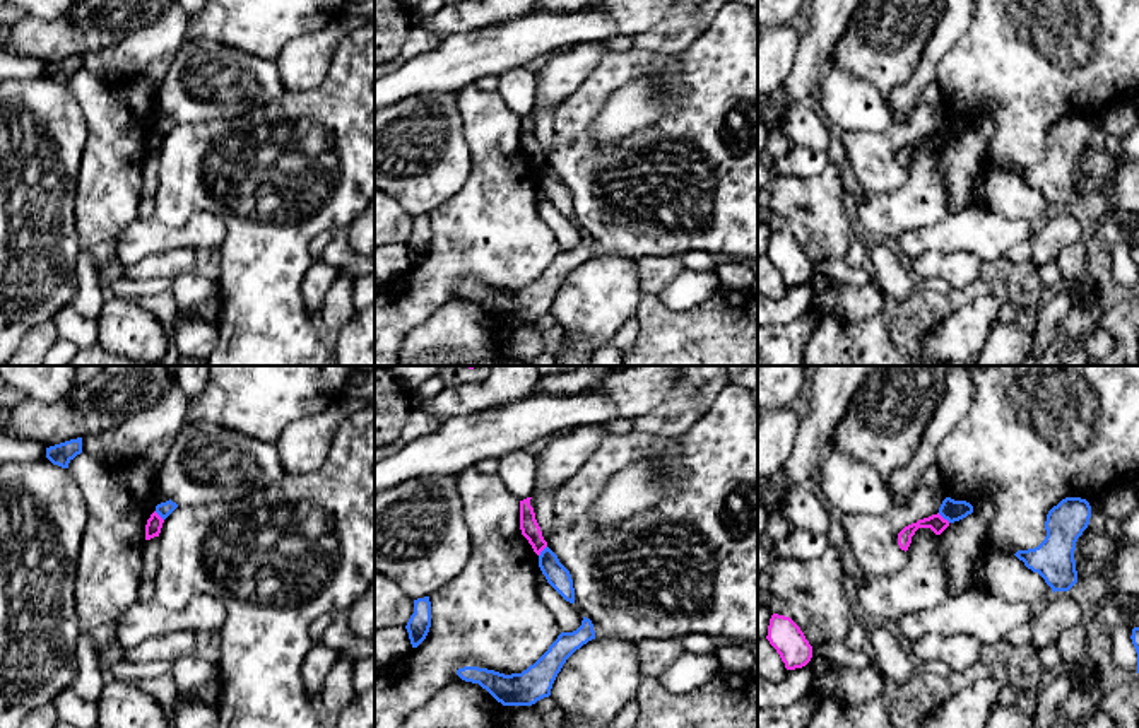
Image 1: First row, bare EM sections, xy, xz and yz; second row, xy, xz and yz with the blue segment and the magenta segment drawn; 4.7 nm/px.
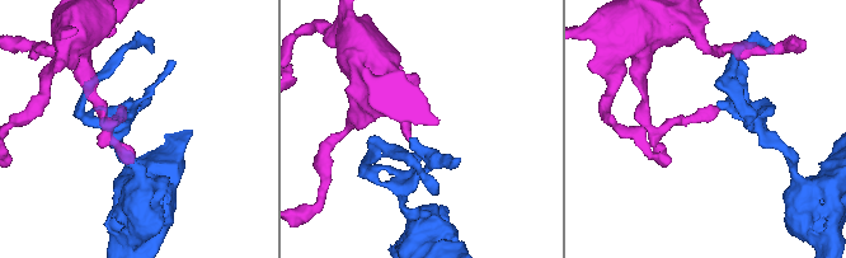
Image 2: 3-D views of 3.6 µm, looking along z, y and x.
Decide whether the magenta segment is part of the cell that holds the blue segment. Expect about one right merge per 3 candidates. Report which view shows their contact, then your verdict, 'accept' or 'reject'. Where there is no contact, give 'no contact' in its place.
contact in yz; reject

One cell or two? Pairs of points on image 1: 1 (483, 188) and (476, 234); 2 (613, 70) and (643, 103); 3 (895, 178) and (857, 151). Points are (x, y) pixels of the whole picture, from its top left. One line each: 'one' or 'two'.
1: one
2: two
3: one

